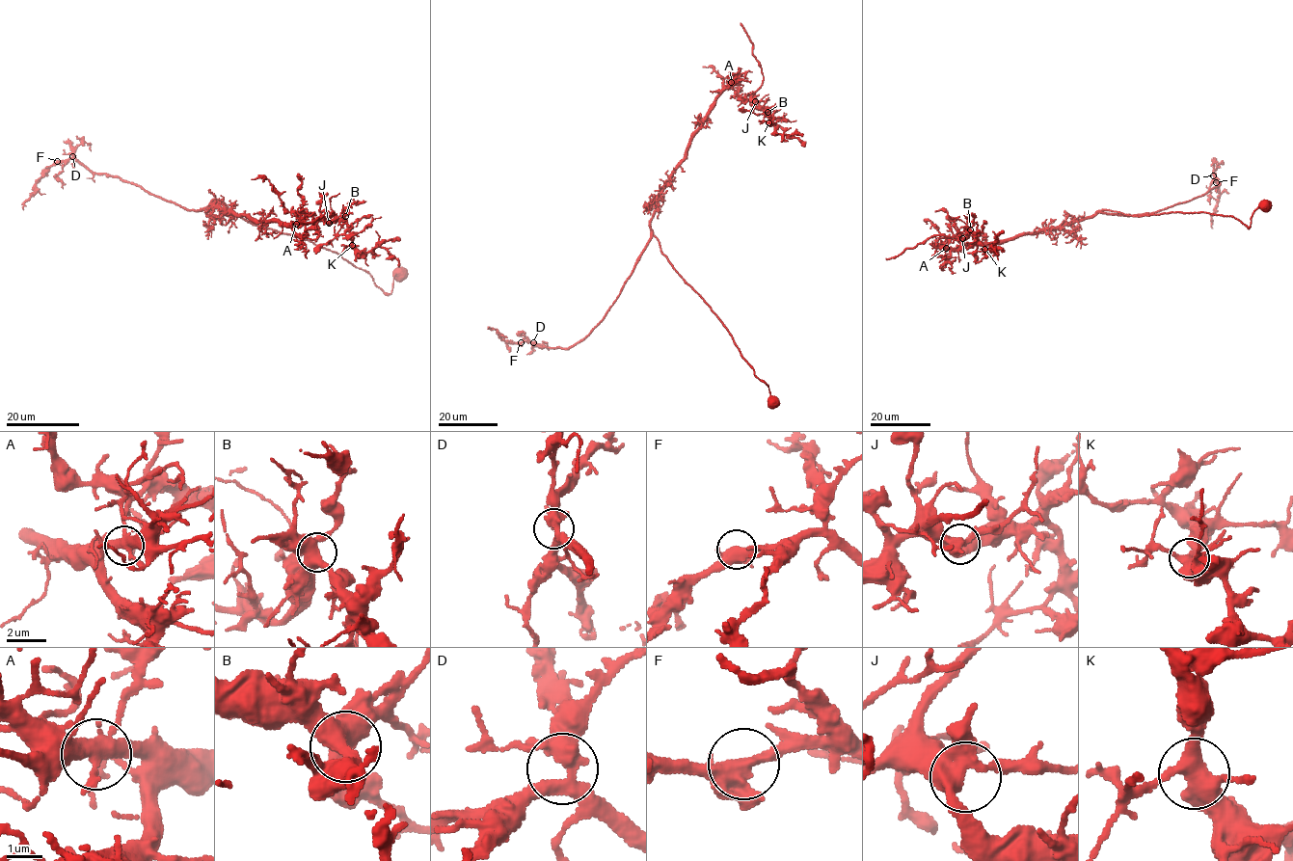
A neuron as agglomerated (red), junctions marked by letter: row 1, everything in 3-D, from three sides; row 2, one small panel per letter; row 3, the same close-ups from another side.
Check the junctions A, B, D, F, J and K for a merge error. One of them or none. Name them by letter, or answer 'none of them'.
A

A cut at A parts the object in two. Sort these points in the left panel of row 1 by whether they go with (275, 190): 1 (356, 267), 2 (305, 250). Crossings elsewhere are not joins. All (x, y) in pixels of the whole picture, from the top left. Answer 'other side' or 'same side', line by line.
1: other side
2: other side

